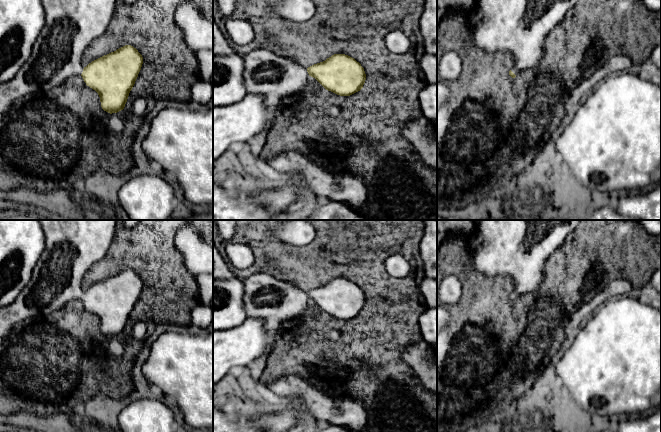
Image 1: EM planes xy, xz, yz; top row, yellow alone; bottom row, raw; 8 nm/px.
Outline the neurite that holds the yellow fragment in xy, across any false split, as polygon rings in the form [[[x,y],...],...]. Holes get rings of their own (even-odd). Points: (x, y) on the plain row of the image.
[[[39,220],[39,222],[45,235],[45,247],[32,272],[30,282],[10,305],[0,308],[0,344],[13,328],[46,317],[63,308],[68,302],[78,299],[82,300],[87,310],[98,317],[104,335],[112,338],[123,334],[143,288],[143,281],[138,274],[131,269],[125,269],[92,285],[86,291],[82,288],[86,272],[106,255],[115,235],[118,220]]]

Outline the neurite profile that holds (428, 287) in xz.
[[[419,274],[419,289],[425,298],[427,307],[437,307],[437,281]]]

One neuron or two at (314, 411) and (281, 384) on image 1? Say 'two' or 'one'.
one

